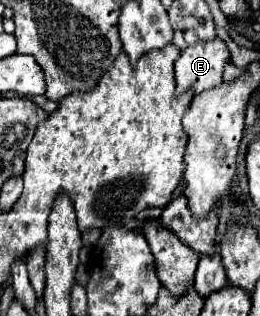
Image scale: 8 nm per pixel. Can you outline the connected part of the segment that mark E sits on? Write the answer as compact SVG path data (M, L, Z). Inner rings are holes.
M220 37L206 43L196 43L186 47L186 51L176 59L176 95L192 89L194 95L222 83L222 71L228 63L230 53Z

